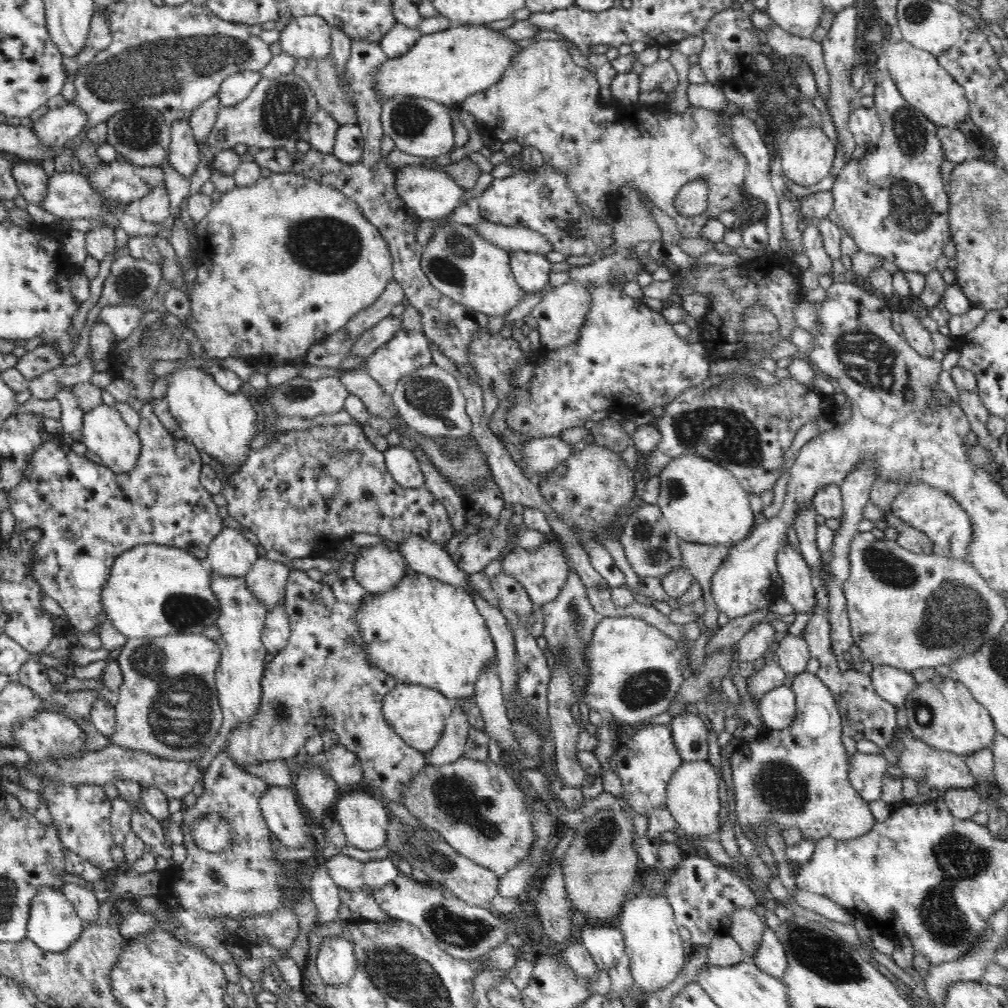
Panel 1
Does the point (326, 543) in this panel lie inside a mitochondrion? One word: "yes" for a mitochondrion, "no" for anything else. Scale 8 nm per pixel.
no

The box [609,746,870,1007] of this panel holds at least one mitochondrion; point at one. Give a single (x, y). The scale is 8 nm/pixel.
(811, 946)

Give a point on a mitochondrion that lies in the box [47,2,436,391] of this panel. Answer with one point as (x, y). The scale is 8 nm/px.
(150, 69)

